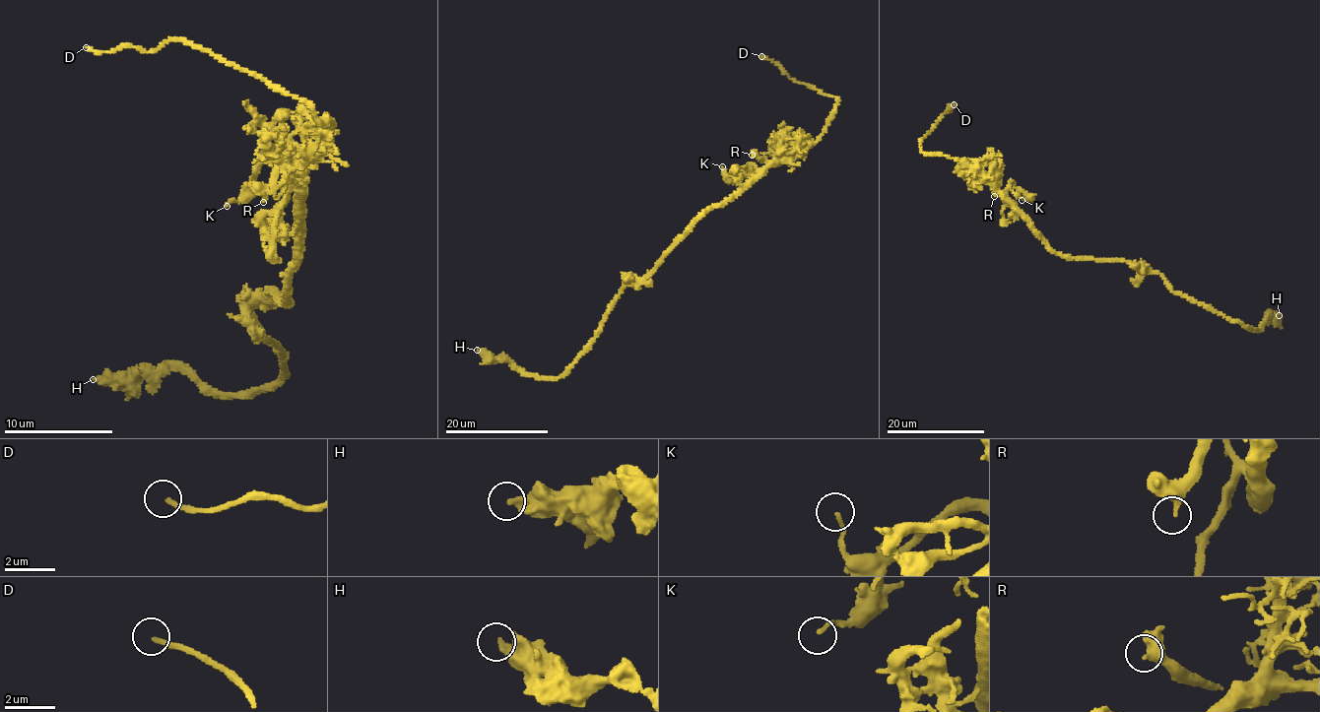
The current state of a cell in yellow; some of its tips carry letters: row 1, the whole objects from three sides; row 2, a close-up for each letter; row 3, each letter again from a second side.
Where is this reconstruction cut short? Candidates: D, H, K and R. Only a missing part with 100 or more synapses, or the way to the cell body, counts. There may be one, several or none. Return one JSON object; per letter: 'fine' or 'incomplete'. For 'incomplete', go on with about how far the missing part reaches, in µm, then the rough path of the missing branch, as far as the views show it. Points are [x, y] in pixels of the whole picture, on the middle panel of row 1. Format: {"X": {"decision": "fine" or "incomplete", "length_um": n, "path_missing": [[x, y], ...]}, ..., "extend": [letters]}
{"D": {"decision": "incomplete", "length_um": 15, "path_missing": [[761, 56], [756, 55], [753, 67], [762, 70]]}, "H": {"decision": "fine"}, "K": {"decision": "fine"}, "R": {"decision": "fine"}, "extend": ["D"]}

